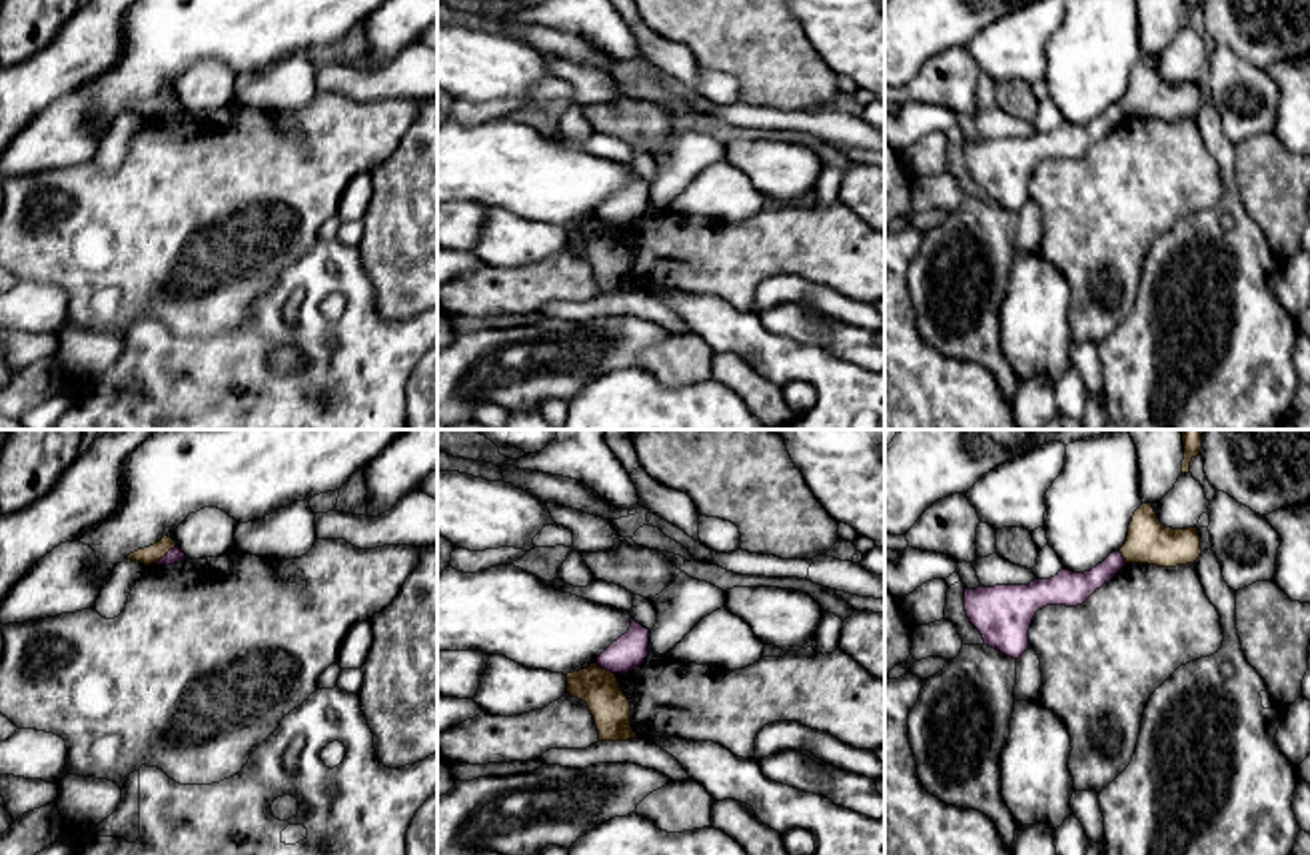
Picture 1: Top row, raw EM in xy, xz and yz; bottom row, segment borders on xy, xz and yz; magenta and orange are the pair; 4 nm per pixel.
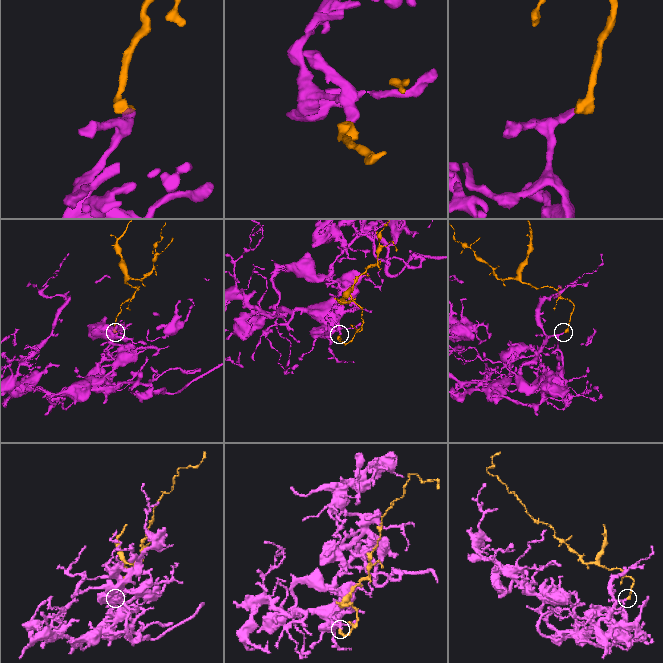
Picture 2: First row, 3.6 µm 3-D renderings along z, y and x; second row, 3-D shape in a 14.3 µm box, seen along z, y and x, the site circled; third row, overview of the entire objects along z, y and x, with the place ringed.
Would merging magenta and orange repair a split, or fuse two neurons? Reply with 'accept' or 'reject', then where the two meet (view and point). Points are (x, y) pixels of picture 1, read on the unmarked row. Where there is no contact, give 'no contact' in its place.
reject; contact xy (166, 106)

